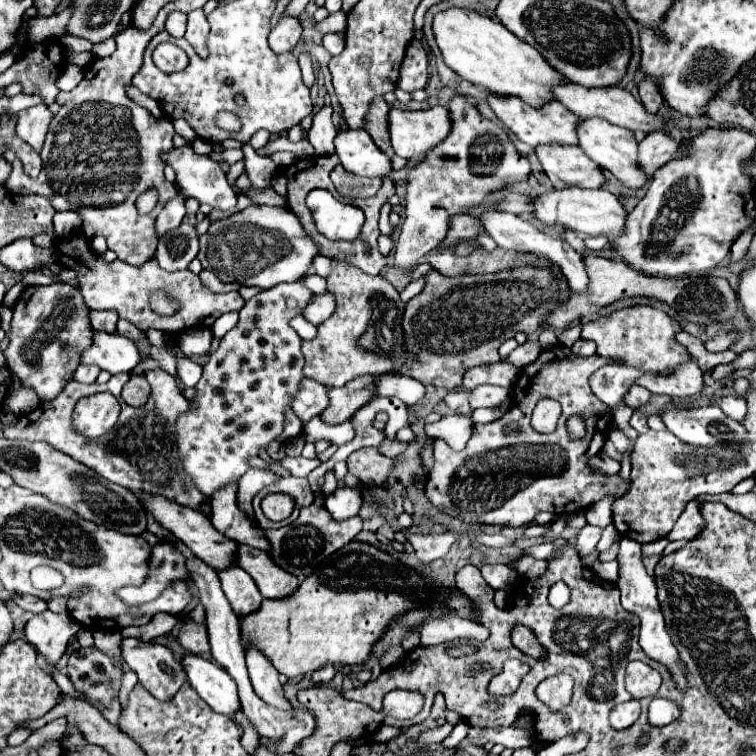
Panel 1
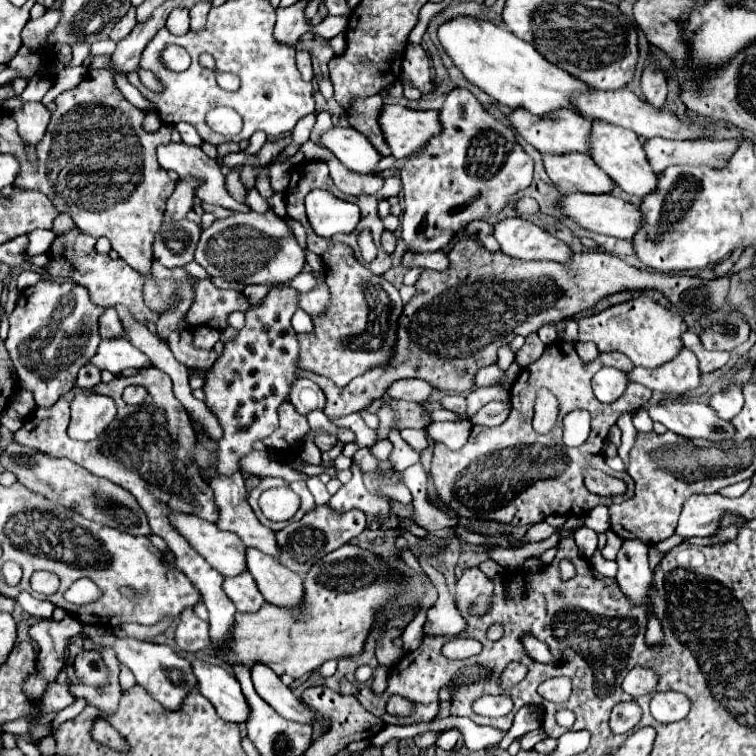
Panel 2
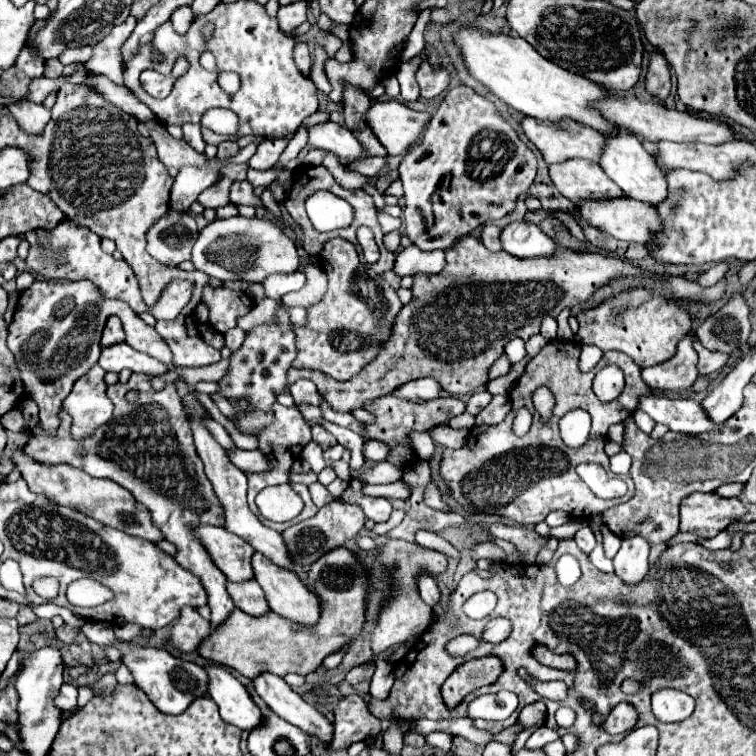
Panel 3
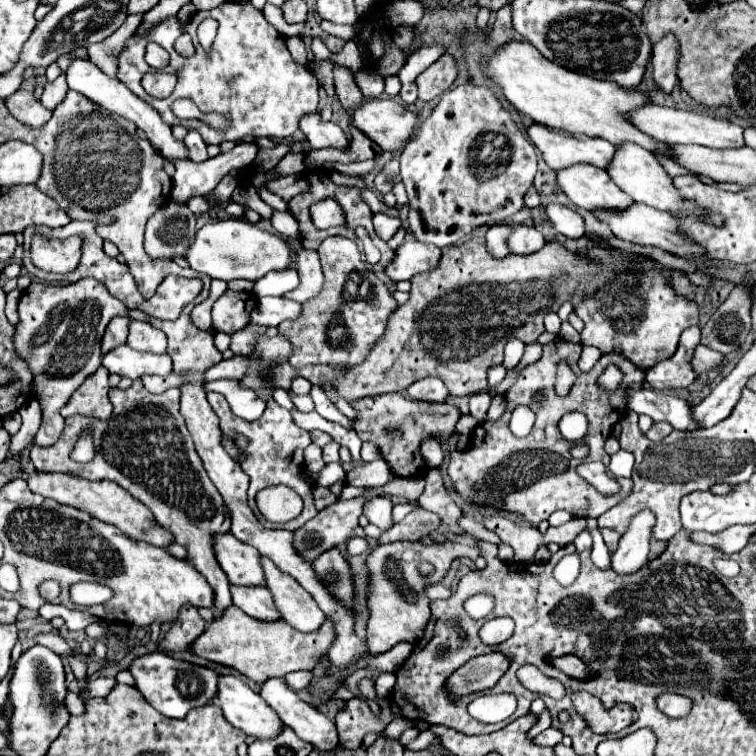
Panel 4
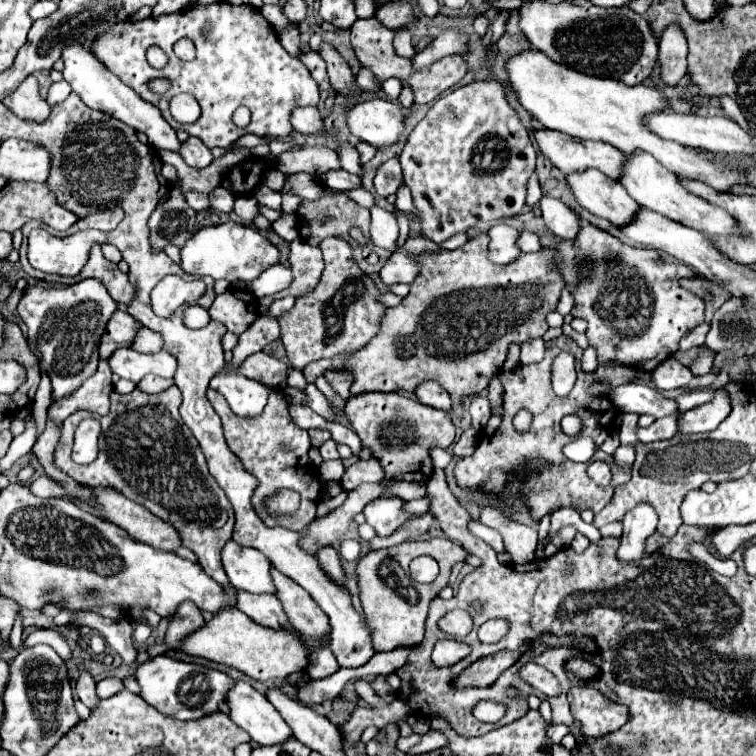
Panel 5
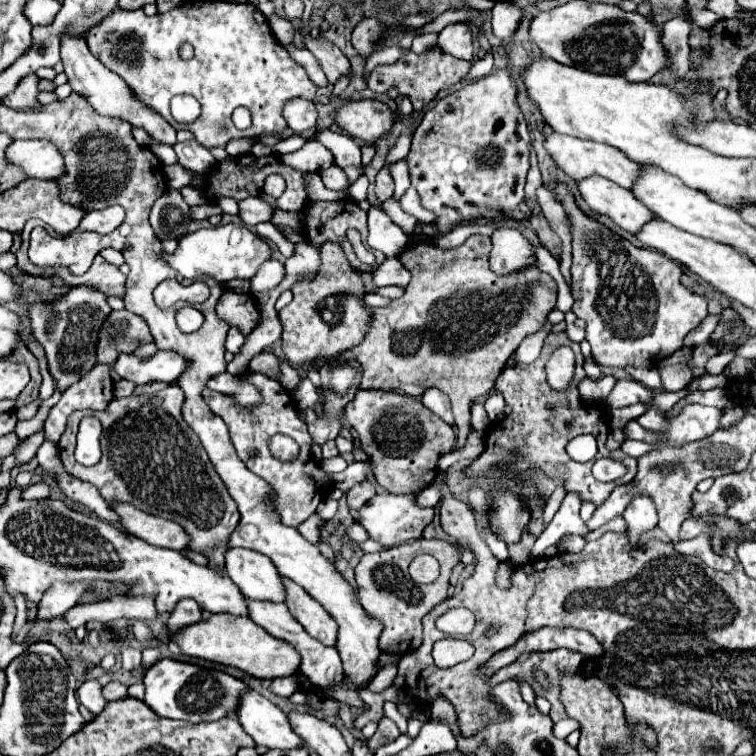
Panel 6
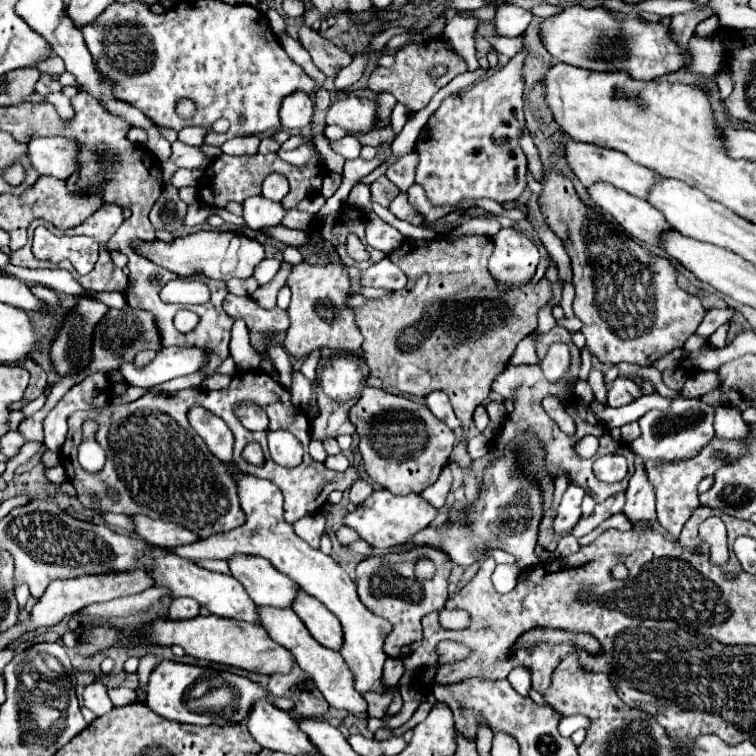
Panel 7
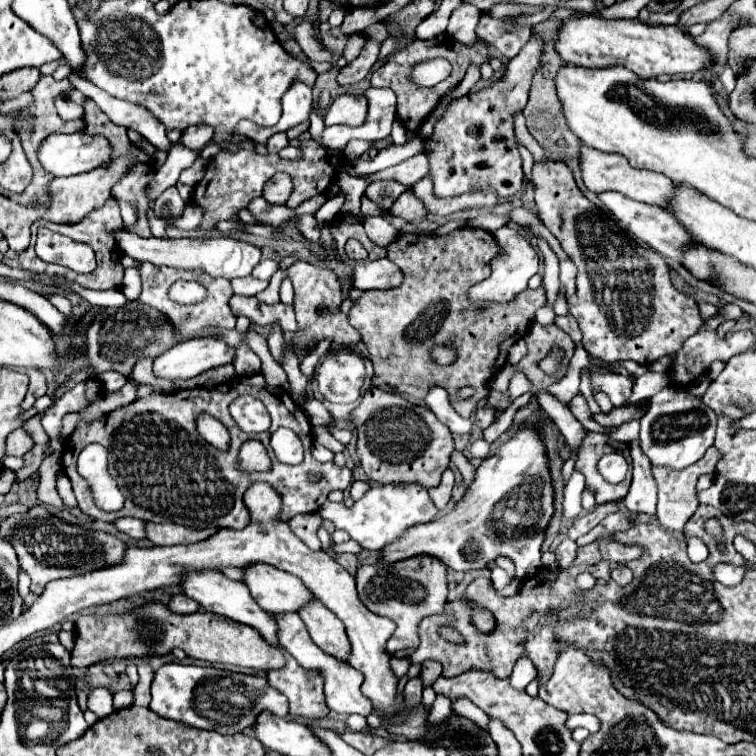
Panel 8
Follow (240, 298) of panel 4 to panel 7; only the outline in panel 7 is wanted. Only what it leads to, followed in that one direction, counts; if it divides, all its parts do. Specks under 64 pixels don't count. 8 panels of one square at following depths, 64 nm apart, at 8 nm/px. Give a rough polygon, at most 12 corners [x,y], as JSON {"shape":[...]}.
{"shape":[[228,294],[224,312],[252,334],[288,328],[286,310],[264,310],[250,296]]}

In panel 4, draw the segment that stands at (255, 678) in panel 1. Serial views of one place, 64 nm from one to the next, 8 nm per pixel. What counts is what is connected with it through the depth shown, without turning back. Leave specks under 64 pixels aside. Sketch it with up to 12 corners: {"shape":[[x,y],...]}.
{"shape":[[262,682],[260,696],[302,740],[338,744],[334,722],[288,688]]}

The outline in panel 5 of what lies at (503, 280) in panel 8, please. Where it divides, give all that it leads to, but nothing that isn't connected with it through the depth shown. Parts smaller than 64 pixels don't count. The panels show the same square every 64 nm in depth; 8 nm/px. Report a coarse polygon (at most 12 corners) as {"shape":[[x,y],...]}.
{"shape":[[506,224],[490,228],[488,256],[494,264],[516,260],[518,230]]}

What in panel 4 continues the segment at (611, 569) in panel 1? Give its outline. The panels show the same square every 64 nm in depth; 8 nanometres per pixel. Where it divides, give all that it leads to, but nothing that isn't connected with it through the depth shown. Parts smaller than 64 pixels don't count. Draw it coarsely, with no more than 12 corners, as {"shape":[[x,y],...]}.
{"shape":[[598,530],[594,536],[592,562],[598,568],[610,568],[610,554]]}

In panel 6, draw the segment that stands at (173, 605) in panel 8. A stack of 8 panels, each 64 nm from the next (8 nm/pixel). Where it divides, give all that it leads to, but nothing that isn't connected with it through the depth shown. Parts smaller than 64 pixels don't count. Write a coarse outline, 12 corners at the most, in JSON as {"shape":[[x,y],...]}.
{"shape":[[184,598],[170,614],[168,634],[202,620],[194,600]]}

